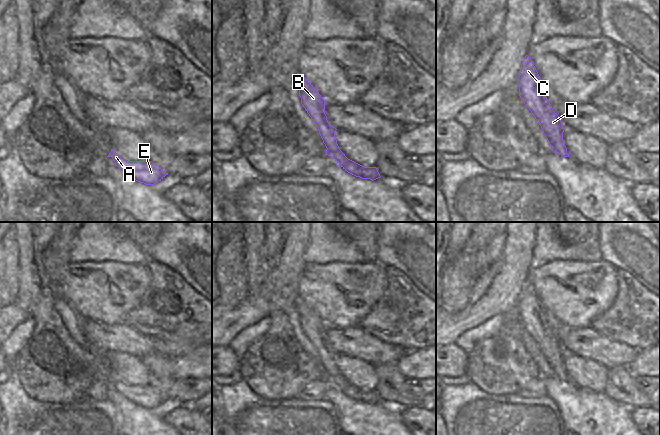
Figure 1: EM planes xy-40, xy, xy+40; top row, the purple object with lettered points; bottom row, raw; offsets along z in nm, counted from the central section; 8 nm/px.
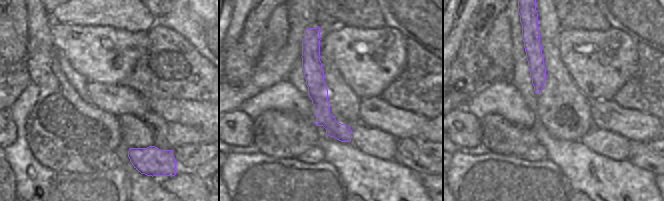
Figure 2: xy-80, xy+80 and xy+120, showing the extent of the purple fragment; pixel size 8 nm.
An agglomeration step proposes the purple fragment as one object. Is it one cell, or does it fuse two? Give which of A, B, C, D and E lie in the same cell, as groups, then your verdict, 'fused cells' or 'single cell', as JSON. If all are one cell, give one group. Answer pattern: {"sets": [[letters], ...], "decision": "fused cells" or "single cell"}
{"sets": [["A", "B", "C", "D", "E"]], "decision": "single cell"}

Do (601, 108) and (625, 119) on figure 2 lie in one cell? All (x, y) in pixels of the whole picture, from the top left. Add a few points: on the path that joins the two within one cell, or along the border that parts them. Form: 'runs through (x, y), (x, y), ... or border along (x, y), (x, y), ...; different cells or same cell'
runs through (606, 114), (610, 118), (619, 119); same cell

